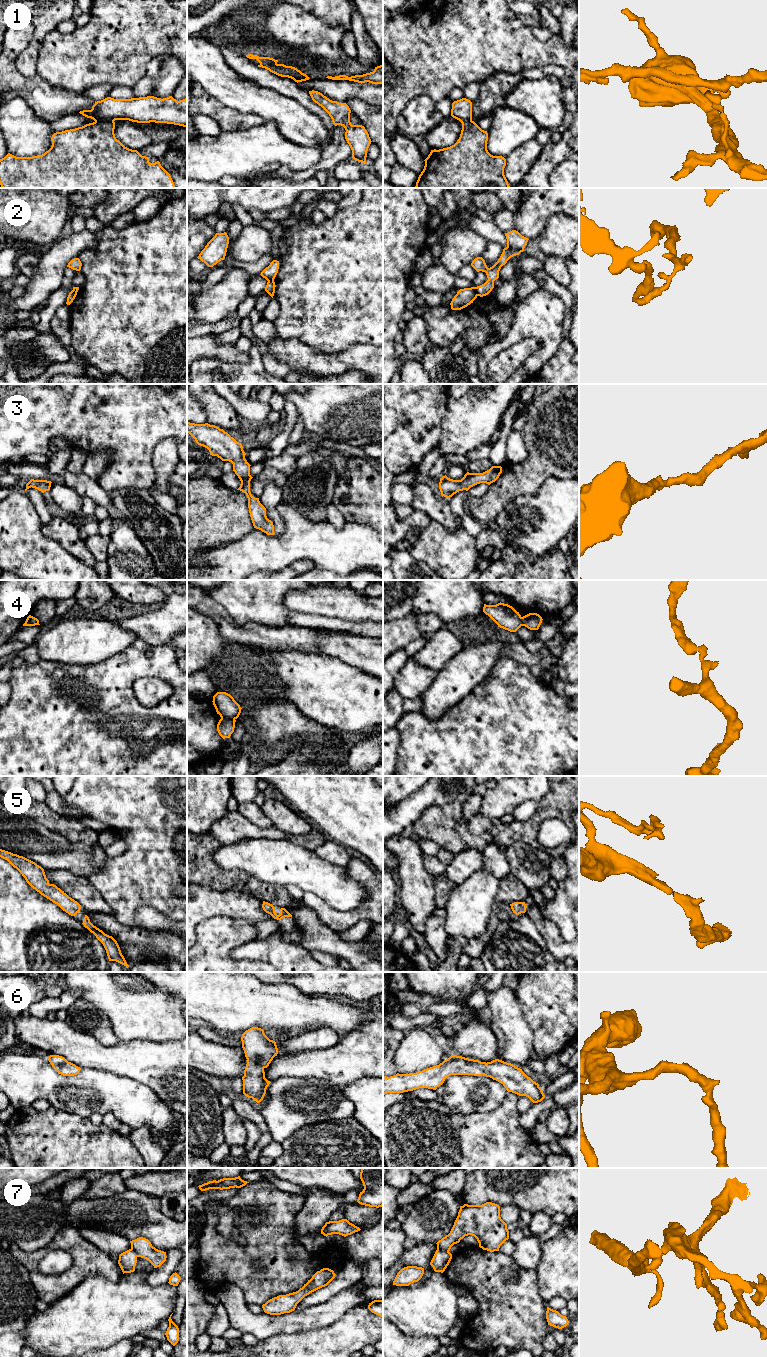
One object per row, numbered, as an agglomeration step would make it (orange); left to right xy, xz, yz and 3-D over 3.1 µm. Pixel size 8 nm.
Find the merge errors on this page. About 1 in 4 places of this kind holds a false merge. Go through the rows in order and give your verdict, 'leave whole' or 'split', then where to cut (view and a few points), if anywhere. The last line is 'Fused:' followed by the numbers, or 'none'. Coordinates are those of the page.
1: split | xy (113, 120), (95, 121)
2: split | yz (473, 287), (477, 295)
3: leave whole | no cut
4: split | xz (221, 718), (234, 719)
5: leave whole | no cut
6: leave whole | no cut
7: split | yz (437, 1249), (448, 1252)
Fused: 1, 2, 4, 7

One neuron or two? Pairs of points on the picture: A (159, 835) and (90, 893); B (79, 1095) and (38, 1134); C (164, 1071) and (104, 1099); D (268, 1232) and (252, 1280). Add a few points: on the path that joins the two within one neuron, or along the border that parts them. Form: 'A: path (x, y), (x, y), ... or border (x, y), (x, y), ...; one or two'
A: border (86, 878), (109, 907); two
B: border (51, 1105), (58, 1109), (86, 1117); two
C: border (117, 1074), (144, 1083), (158, 1096); two
D: path (268, 1244), (262, 1254), (260, 1268); one

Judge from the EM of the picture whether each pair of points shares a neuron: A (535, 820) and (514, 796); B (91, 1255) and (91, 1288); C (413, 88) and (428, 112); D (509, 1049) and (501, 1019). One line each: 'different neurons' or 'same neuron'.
A: different neurons
B: different neurons
C: different neurons
D: same neuron

